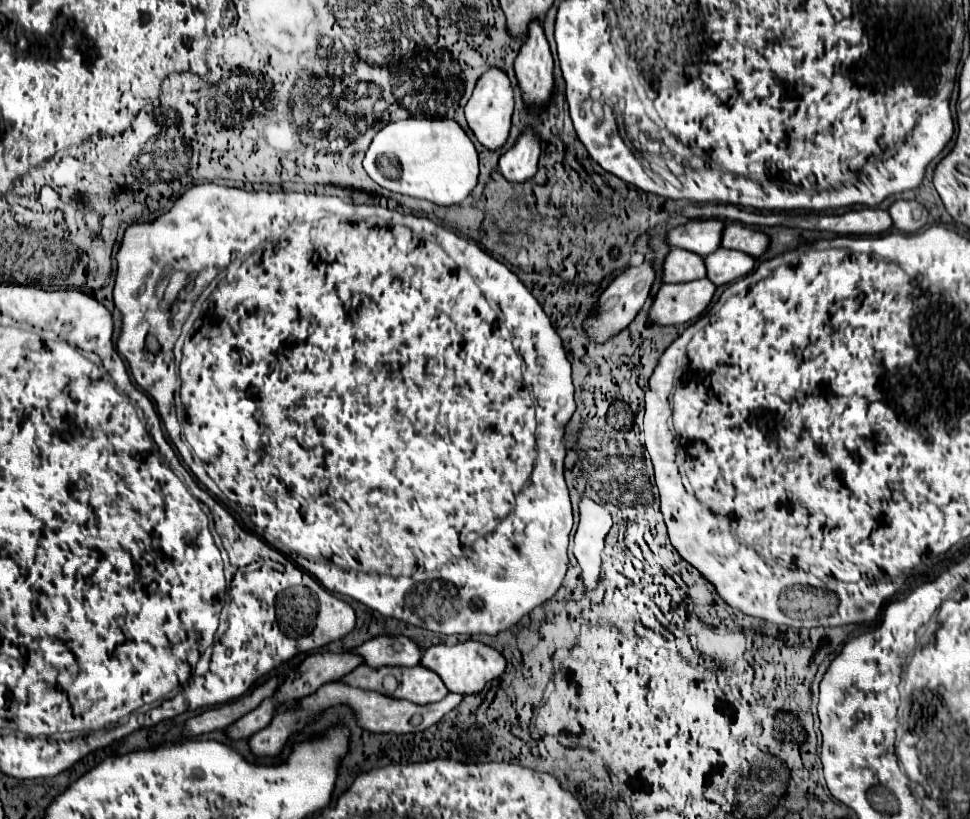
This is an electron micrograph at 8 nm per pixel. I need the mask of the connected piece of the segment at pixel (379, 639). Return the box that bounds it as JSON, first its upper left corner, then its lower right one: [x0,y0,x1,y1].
[352,636,420,668]

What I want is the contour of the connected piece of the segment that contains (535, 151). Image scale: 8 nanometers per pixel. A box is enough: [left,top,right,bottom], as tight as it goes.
[500,132,540,184]

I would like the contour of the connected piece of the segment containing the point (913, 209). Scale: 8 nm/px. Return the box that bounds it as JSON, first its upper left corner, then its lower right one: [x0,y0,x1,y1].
[888,200,928,234]

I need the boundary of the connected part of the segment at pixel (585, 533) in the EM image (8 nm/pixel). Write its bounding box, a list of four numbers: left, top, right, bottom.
[574,496,610,590]

